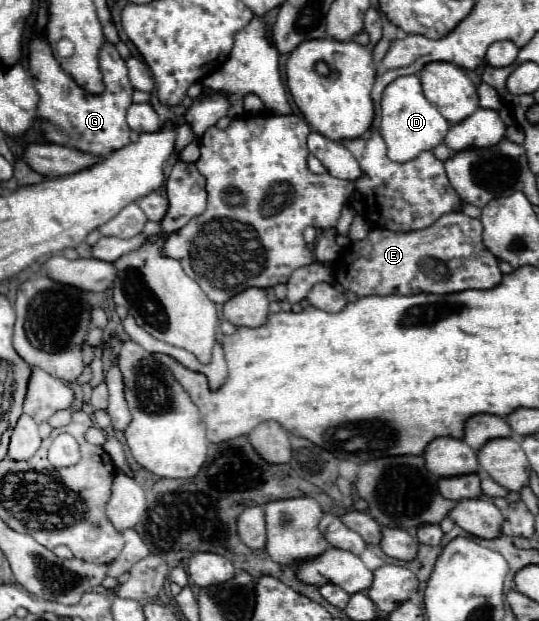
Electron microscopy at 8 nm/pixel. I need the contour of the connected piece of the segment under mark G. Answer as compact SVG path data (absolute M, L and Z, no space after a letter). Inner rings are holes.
M37 33L33 41L29 43L29 73L33 75L35 89L41 97L37 111L41 117L41 129L49 143L73 147L73 149L103 155L103 157L129 145L131 129L125 121L125 113L131 105L133 87L127 77L127 65L111 43L103 45L99 63L101 63L103 81L105 81L105 93L87 95L87 91L83 91L67 73L63 73L43 33ZM63 89L69 89L69 93L63 95Z

